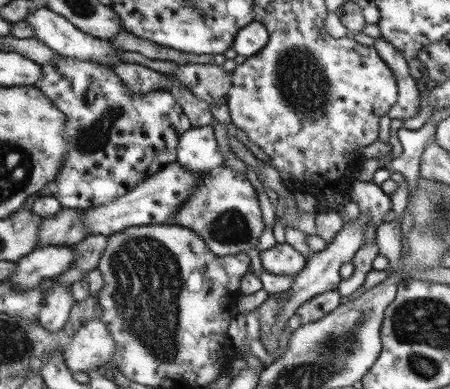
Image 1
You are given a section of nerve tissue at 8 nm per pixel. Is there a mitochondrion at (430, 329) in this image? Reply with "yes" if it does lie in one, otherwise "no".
yes

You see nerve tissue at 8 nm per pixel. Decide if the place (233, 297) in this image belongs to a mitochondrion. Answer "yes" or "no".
no

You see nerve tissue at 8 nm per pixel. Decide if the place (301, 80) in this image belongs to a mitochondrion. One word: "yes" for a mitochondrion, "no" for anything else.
yes

